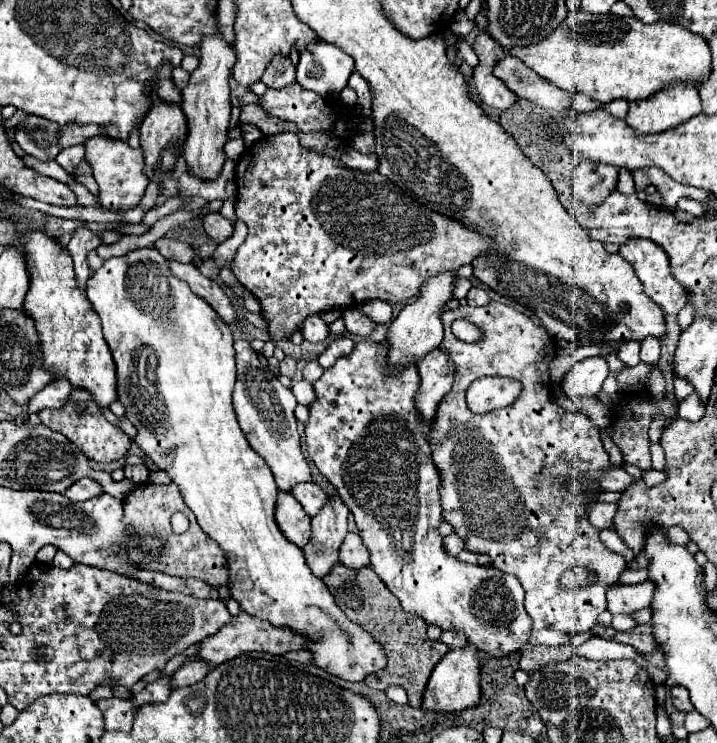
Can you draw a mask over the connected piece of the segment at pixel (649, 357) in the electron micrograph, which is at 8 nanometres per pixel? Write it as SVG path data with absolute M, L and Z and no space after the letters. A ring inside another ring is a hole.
M645 339L641 343L641 361L655 365L659 361L659 339Z

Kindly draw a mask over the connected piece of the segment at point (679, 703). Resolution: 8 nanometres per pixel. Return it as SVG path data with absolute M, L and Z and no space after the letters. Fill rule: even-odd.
M671 687L671 699L673 699L673 705L675 705L679 711L691 711L691 709L693 709L685 687Z

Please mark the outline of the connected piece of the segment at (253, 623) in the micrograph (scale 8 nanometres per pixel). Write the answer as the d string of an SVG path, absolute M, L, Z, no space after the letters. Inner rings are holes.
M239 613L219 633L215 633L213 637L207 637L205 641L201 641L197 655L209 667L217 667L217 665L221 665L221 663L245 653L245 651L265 651L265 653L271 653L271 655L283 655L283 653L301 649L303 645L305 645L303 639L299 639L299 635L295 635L291 629L271 627L271 623L267 623L263 619L251 617L247 613Z

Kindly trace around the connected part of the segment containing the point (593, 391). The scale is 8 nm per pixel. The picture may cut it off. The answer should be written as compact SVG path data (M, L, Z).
M589 357L577 361L563 379L563 389L569 397L595 397L601 391L603 381L609 375L607 361L603 357Z

